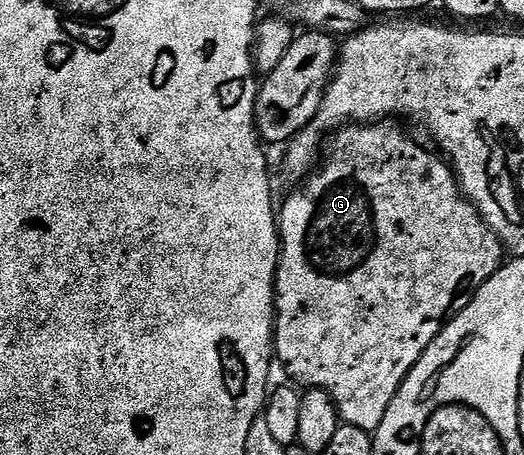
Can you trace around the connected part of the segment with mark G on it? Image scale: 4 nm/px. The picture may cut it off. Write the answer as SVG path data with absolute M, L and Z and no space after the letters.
M374 121L364 125L346 125L328 140L323 162L304 180L298 191L293 191L279 207L281 232L281 260L277 263L277 298L275 300L275 359L285 366L294 384L305 389L326 391L335 401L342 424L350 423L359 429L375 433L387 413L387 405L399 393L407 373L417 364L419 357L435 341L435 337L451 316L458 315L473 299L484 283L503 266L503 244L497 234L485 223L476 207L465 198L457 182L457 173L436 150L428 151L393 121Z

